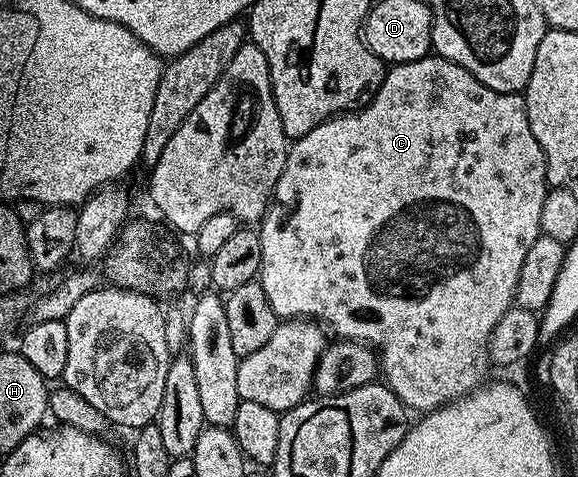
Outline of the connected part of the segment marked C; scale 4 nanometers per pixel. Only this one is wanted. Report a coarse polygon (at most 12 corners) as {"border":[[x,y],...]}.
{"border":[[436,55],[290,144],[263,295],[424,415],[542,236],[521,93]]}

